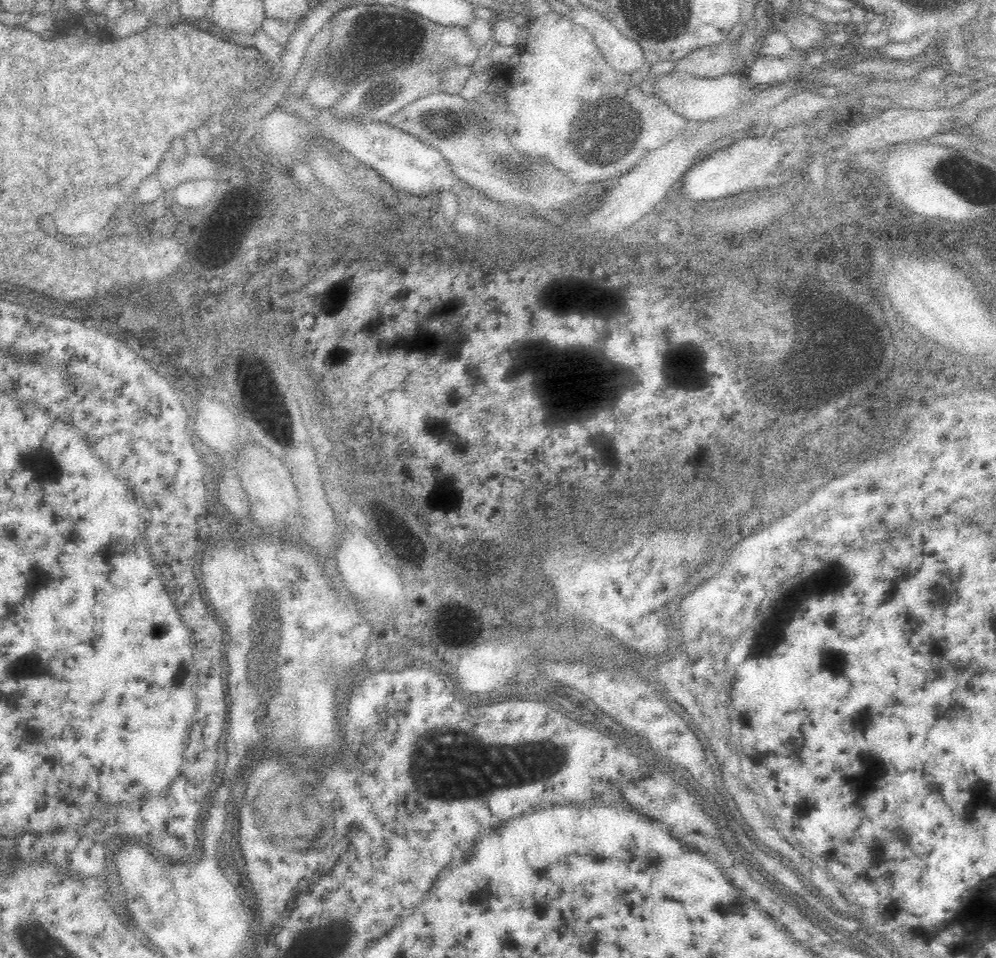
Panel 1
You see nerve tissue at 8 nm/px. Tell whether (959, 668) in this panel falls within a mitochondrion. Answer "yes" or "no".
no

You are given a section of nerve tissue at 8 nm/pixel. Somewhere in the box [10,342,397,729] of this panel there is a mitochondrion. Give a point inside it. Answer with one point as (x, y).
(44, 466)

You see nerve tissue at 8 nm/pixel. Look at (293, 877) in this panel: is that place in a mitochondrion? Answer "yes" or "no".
no

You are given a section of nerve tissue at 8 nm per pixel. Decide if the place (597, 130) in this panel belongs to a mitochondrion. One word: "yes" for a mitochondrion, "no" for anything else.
yes

